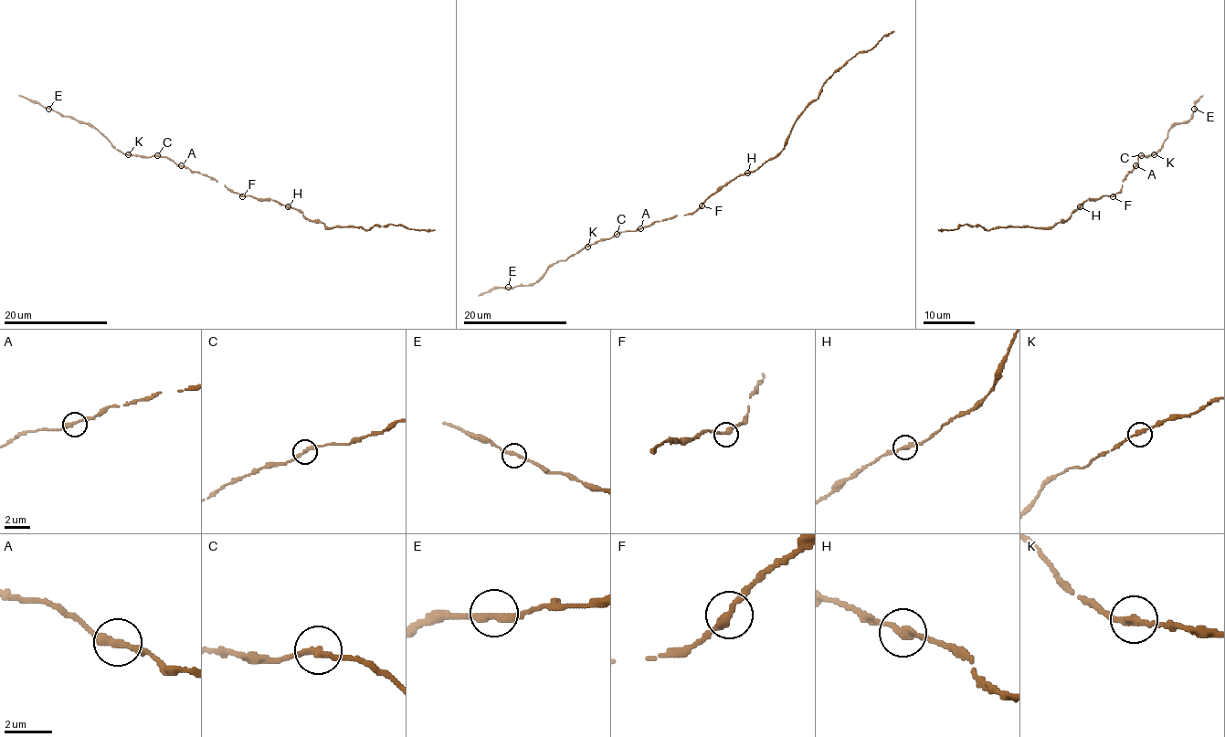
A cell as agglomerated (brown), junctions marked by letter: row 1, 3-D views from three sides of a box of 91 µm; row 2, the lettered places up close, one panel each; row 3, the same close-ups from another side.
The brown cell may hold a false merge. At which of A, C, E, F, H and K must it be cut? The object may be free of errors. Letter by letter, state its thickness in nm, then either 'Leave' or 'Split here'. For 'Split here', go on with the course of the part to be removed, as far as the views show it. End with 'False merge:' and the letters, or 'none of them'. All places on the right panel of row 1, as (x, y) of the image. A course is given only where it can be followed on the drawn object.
A: Thickness 320 nm. Leave
C: Thickness 280 nm. Leave
E: Thickness 320 nm. Leave
F: Thickness 320 nm. Leave
H: Thickness 300 nm. Leave
K: Thickness 300 nm. Leave
False merge: none of them

